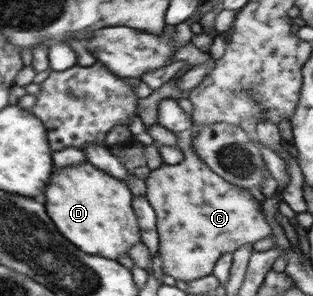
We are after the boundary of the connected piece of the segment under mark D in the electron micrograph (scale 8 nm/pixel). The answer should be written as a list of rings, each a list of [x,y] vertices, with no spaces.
[[[87,161],[74,167],[66,167],[52,175],[52,185],[46,195],[48,215],[52,215],[52,223],[80,247],[80,251],[88,255],[98,255],[115,259],[130,253],[132,245],[142,241],[138,217],[135,215],[132,195],[122,180],[115,176],[98,171]]]

